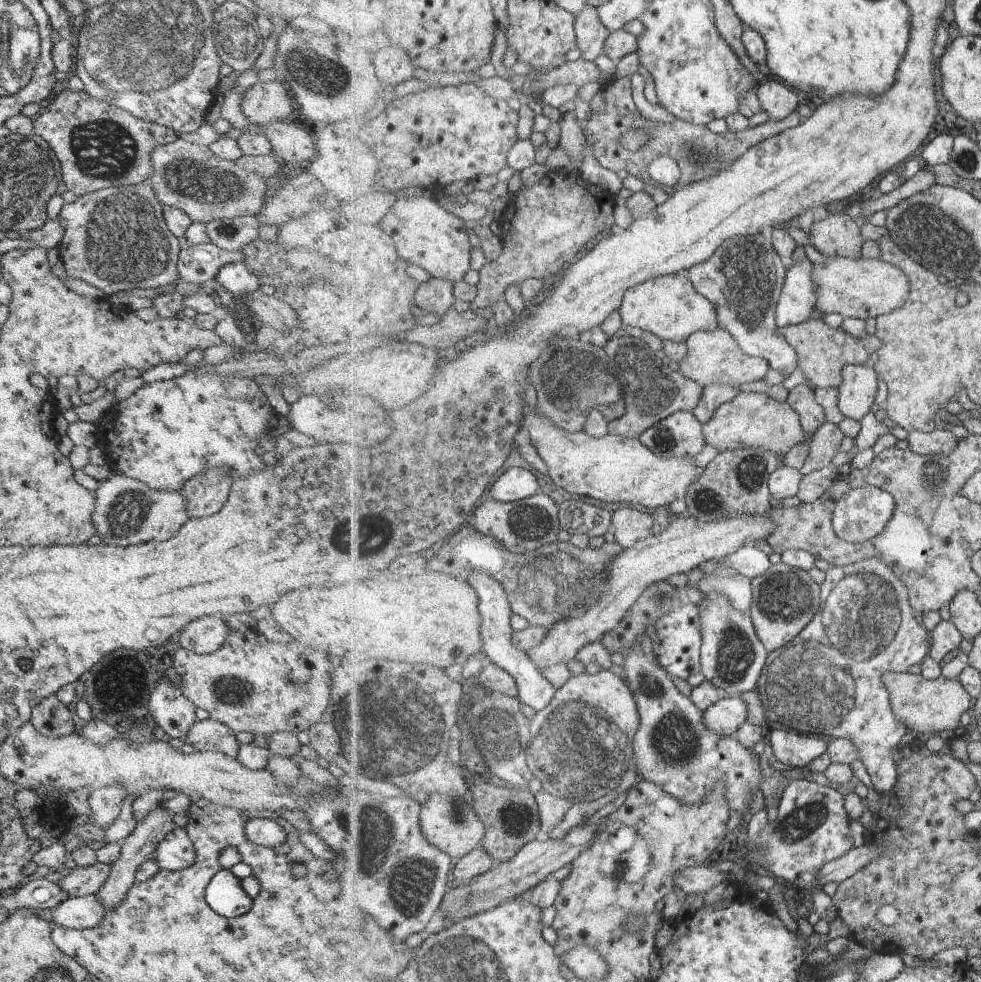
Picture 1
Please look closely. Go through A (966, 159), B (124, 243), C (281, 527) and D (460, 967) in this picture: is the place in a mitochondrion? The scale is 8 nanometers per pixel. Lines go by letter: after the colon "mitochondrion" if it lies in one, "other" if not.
A: mitochondrion
B: mitochondrion
C: other
D: mitochondrion

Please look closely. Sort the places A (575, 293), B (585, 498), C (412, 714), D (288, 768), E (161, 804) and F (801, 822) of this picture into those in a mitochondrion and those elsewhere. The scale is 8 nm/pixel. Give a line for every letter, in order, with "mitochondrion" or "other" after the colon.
A: other
B: other
C: mitochondrion
D: other
E: other
F: mitochondrion

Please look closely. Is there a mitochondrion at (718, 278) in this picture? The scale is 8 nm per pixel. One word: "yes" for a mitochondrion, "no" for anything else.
yes

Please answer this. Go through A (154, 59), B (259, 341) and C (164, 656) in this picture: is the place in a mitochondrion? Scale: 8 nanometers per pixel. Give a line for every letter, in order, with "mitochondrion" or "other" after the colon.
A: mitochondrion
B: other
C: other

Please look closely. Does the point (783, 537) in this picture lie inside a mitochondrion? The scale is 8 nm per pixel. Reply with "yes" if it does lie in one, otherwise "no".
no

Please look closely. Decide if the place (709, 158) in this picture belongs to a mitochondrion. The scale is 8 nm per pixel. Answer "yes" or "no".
yes

